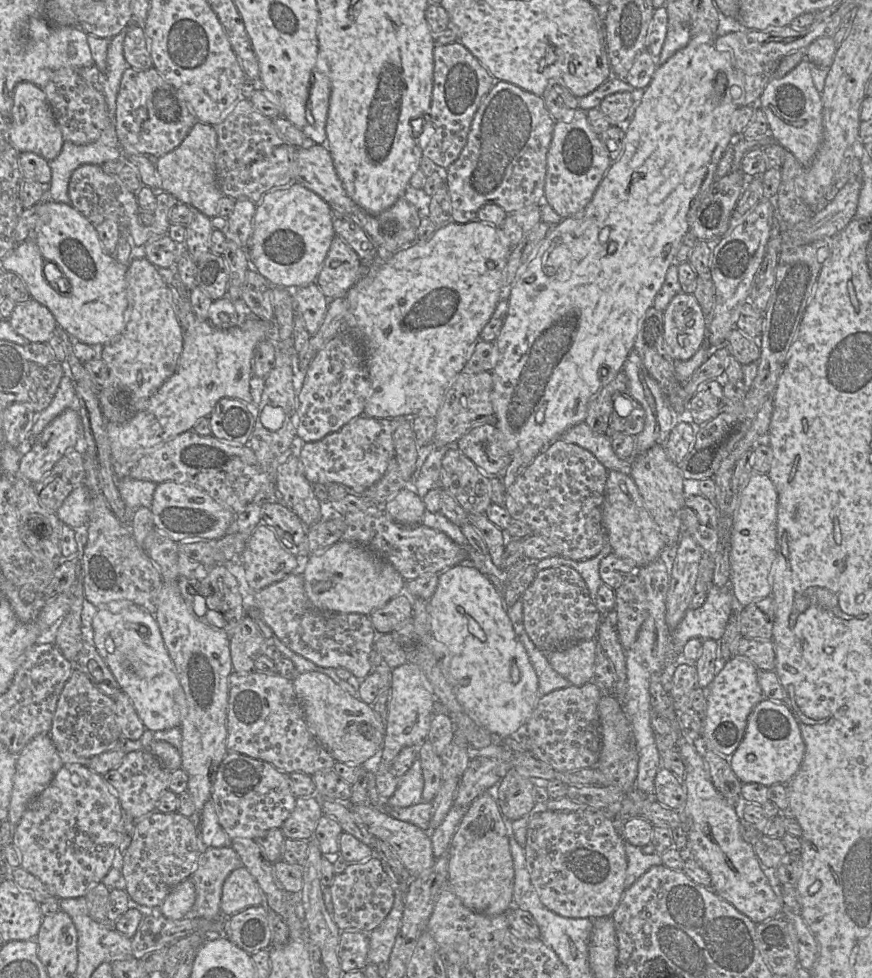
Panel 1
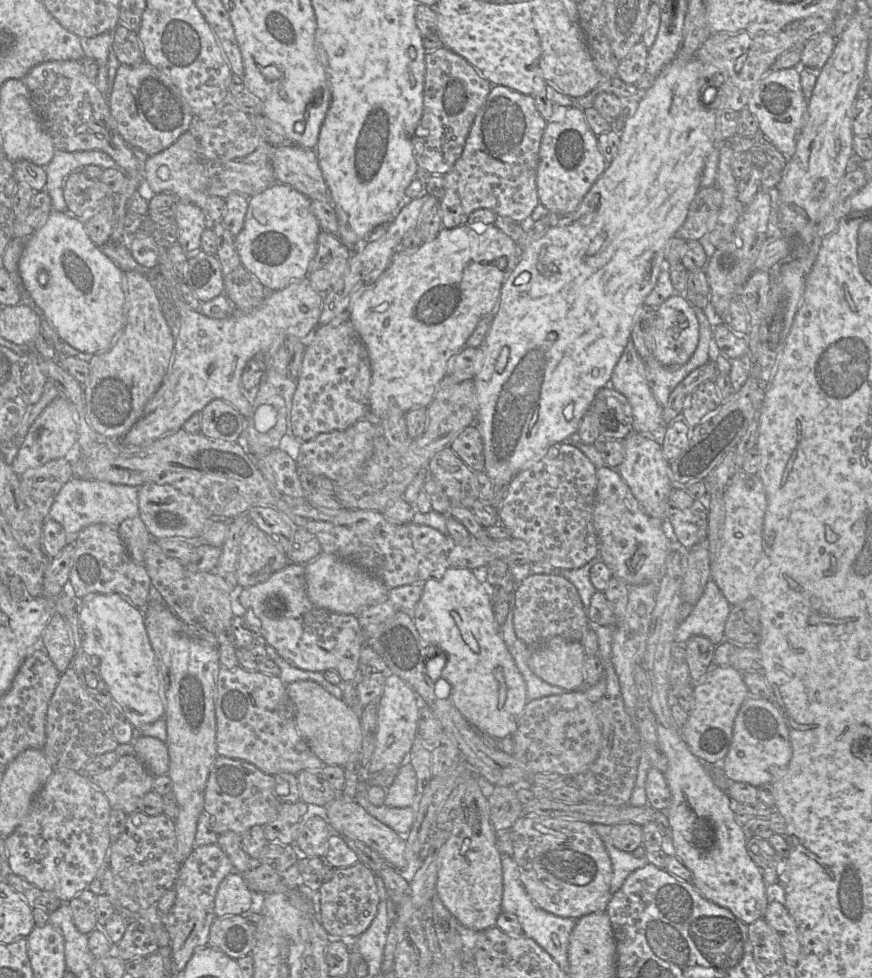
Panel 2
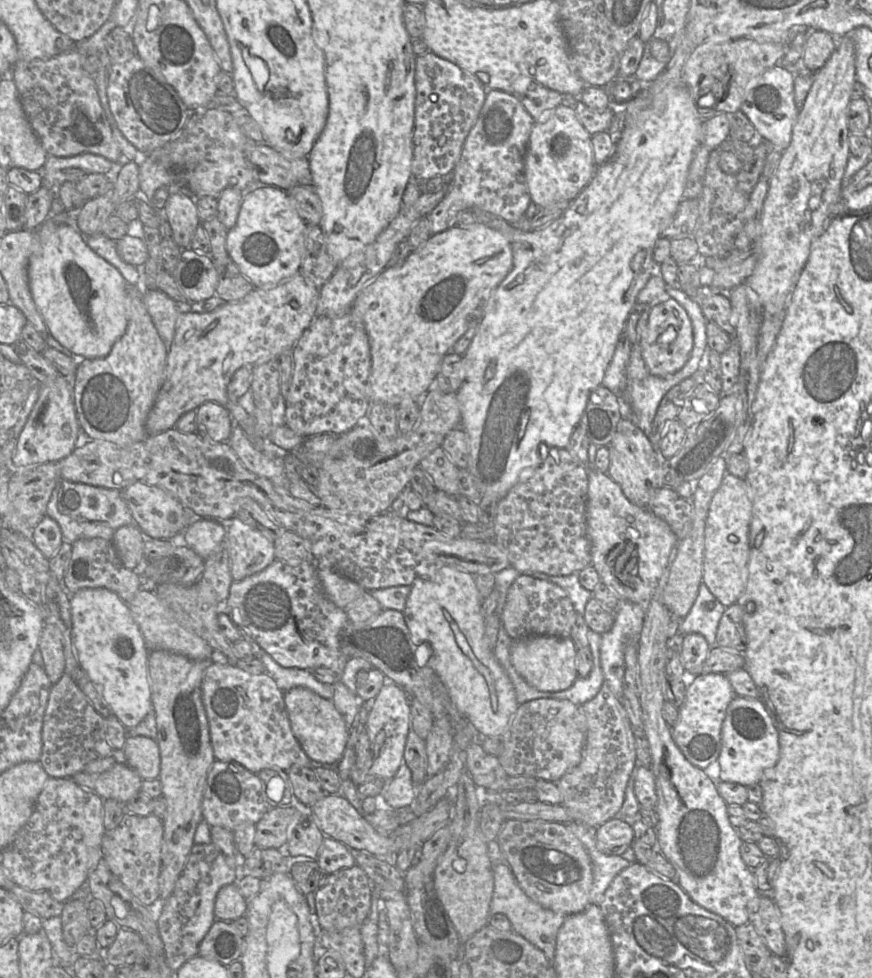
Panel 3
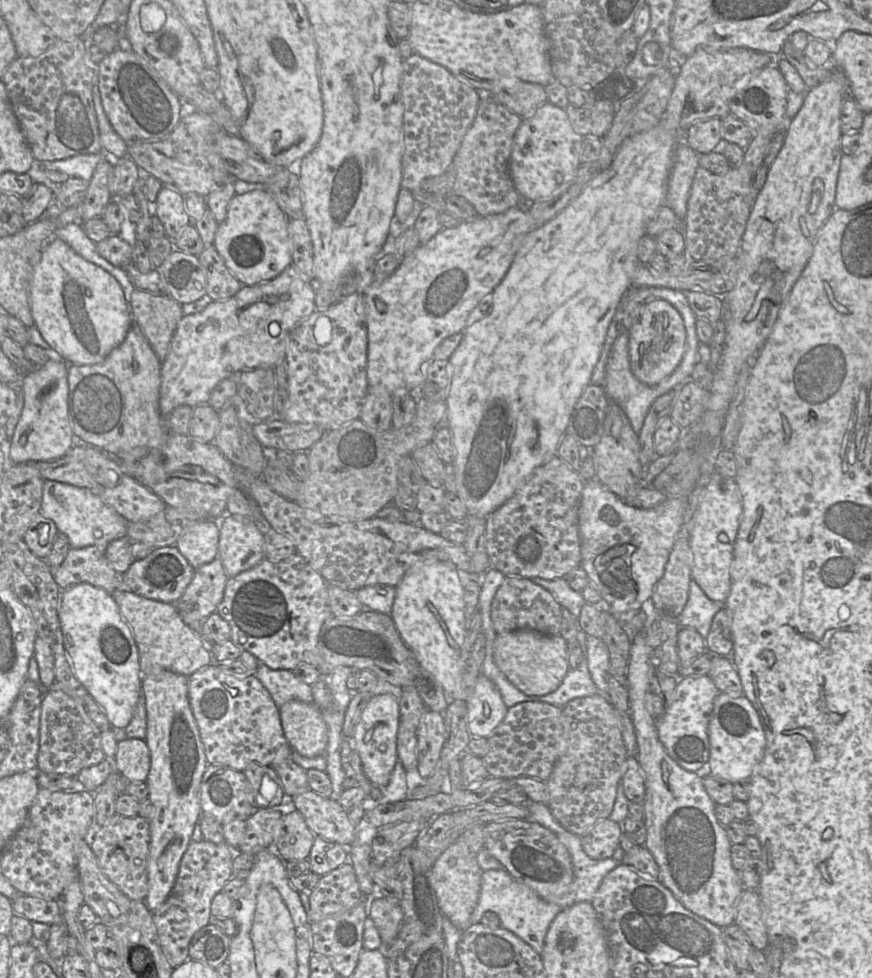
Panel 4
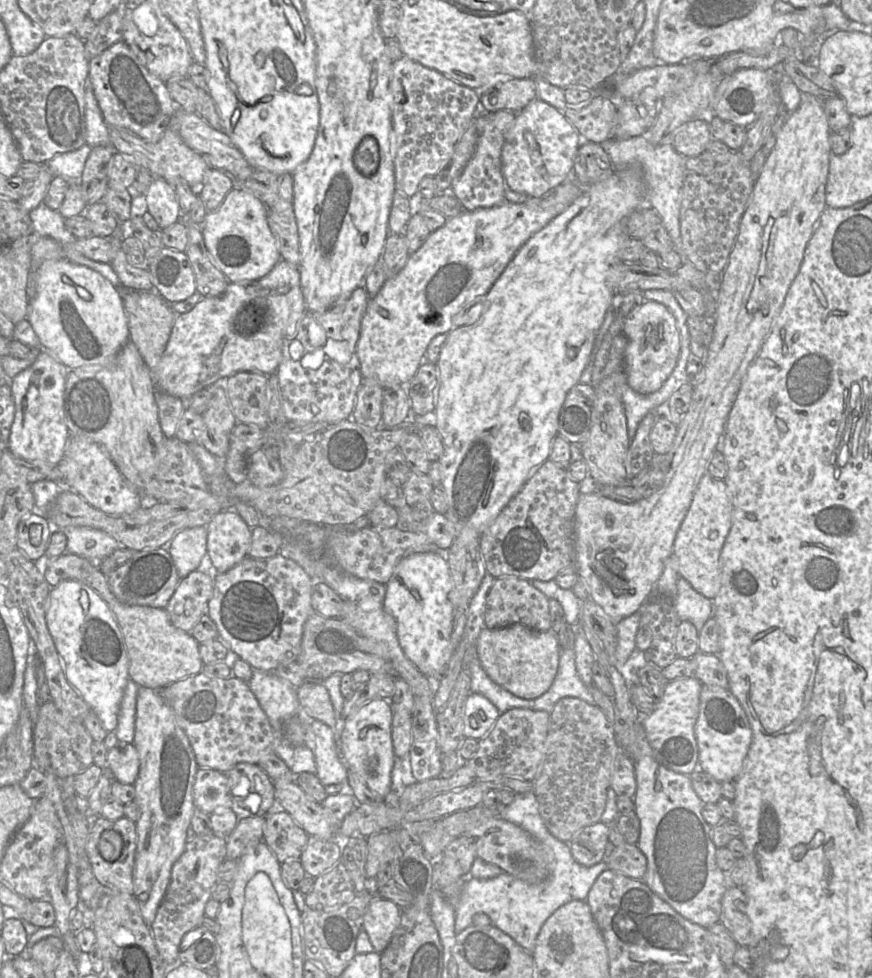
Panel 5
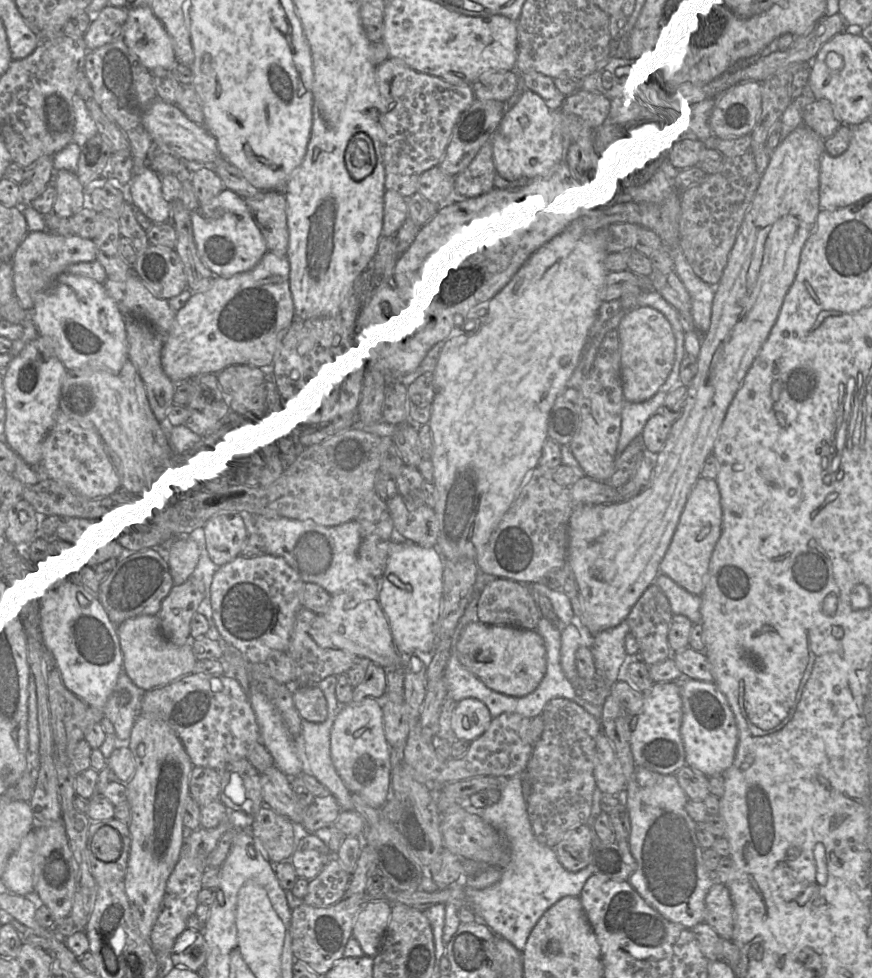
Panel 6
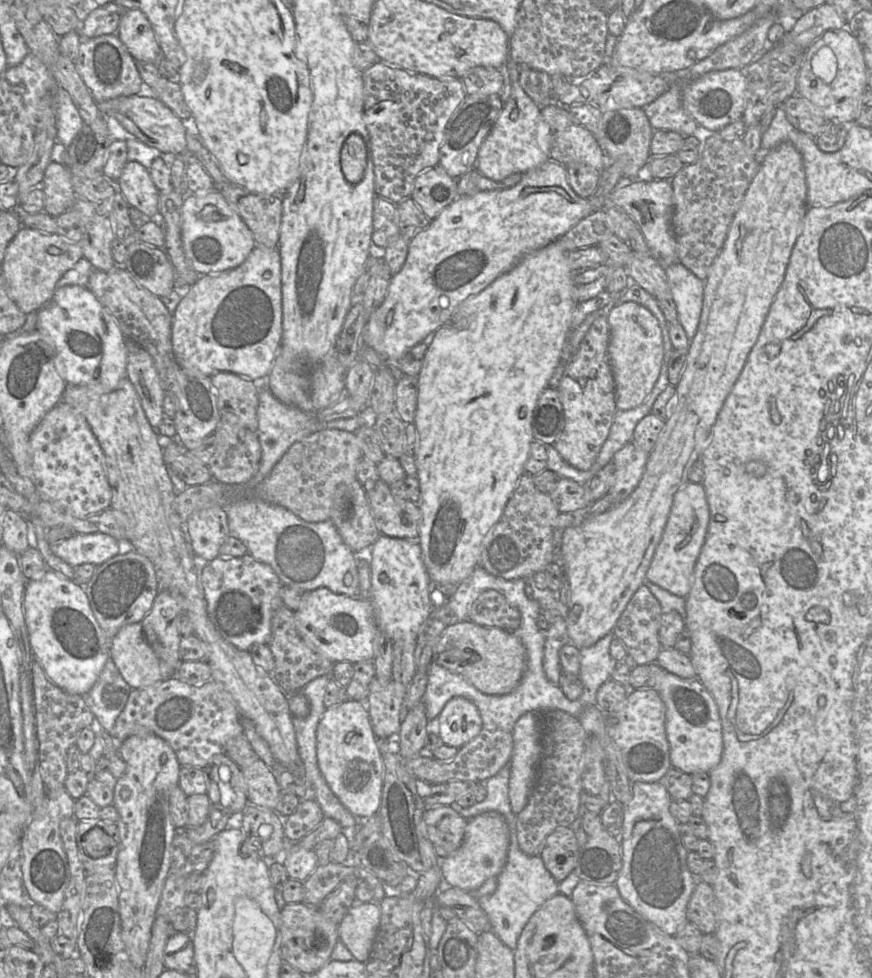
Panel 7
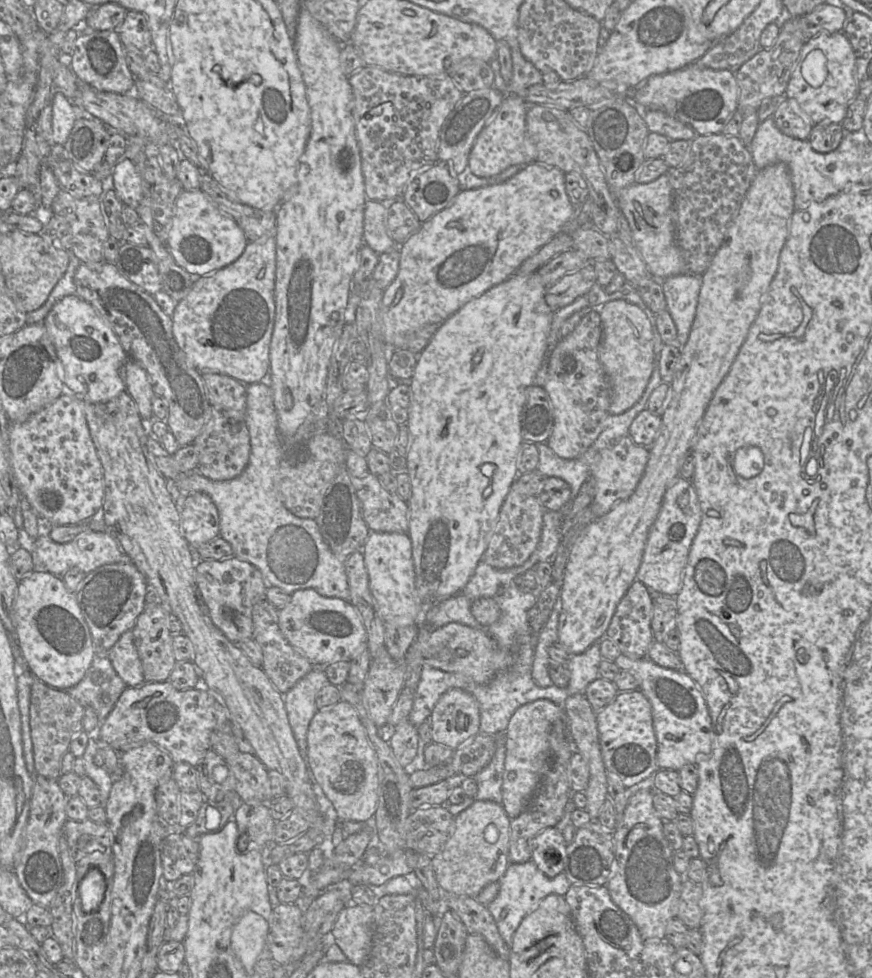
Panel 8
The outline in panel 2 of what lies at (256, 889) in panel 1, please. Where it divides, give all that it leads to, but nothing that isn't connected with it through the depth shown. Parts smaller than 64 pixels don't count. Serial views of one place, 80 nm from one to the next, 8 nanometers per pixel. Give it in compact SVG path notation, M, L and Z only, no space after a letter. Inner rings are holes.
M231 872L218 886L214 905L216 916L246 914L252 906L253 894L243 874Z

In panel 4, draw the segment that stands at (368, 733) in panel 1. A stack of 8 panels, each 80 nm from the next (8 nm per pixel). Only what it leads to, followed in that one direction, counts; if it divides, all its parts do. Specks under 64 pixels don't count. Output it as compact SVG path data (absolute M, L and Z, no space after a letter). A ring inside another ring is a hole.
M290 700L280 707L284 736L293 751L304 757L324 756L328 733L322 712L313 703Z

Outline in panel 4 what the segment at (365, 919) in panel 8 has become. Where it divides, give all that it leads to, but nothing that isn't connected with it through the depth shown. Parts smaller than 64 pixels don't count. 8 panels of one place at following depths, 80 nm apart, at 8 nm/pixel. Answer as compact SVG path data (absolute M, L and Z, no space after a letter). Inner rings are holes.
M375 898L368 914L376 926L383 945L393 942L403 922L400 901L394 898Z

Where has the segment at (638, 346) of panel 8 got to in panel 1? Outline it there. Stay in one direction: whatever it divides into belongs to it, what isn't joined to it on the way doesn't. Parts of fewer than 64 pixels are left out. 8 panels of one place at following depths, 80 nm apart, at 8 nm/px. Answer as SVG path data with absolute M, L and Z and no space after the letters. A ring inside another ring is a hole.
M693 294L673 297L664 312L663 348L673 361L685 361L707 340L707 318Z

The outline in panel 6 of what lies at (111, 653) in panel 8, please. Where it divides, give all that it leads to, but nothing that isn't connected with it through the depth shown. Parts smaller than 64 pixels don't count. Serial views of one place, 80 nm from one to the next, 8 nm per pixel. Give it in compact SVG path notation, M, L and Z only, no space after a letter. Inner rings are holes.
M157 615L126 619L117 625L116 631L123 655L123 671L141 690L150 691L193 673L197 659L190 641L178 646L166 639Z

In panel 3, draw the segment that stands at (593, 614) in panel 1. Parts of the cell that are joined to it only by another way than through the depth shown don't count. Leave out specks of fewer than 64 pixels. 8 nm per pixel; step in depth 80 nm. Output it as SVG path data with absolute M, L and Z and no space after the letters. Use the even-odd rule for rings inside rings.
M520 574L510 585L500 614L501 625L512 639L529 635L569 637L577 618L578 614L565 590L529 574Z

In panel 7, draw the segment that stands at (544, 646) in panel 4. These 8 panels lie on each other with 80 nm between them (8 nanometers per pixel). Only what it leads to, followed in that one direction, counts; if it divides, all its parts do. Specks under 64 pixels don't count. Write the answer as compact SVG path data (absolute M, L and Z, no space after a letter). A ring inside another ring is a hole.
M459 621L449 625L439 636L433 647L432 662L463 676L485 694L503 695L519 684L527 656L524 645L513 631Z

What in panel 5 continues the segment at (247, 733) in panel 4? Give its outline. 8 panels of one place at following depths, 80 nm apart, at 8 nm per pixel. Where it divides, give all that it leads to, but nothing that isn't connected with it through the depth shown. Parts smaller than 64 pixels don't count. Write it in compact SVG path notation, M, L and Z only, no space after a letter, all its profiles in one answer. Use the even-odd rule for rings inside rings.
M199 673L160 689L161 696L172 707L177 723L186 733L199 768L227 771L238 763L258 765L265 756L275 754L279 736L270 725L248 682L238 678L218 678Z

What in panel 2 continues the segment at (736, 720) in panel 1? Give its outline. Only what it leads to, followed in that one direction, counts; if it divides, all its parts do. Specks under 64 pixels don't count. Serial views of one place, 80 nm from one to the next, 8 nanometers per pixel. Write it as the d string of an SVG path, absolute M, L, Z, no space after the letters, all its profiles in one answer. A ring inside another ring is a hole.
M713 666L697 683L693 683L695 704L680 733L689 750L706 765L722 762L729 751L734 721L743 702L749 697L742 672L733 667Z

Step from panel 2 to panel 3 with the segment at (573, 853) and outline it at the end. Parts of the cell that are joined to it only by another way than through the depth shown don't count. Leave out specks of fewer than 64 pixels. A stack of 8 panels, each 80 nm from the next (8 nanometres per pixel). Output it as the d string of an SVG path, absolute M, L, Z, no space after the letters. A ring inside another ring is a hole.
M508 819L501 827L496 841L519 886L528 897L542 907L570 915L581 912L592 904L590 901L590 891L593 885L592 861L584 845L566 824L545 820Z

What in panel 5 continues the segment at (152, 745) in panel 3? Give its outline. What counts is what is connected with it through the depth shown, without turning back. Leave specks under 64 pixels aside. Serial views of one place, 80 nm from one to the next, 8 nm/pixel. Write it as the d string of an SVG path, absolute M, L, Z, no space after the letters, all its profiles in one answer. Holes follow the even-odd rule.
M119 742L107 754L107 766L116 780L124 784L133 784L140 770L140 758L133 743Z

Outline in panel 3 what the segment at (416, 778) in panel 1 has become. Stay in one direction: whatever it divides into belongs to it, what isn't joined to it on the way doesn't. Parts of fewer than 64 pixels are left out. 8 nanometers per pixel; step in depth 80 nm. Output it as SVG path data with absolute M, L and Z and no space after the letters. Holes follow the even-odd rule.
M405 761L401 762L394 777L387 782L381 791L383 797L394 809L411 806L416 799L416 786L412 780L412 773Z

